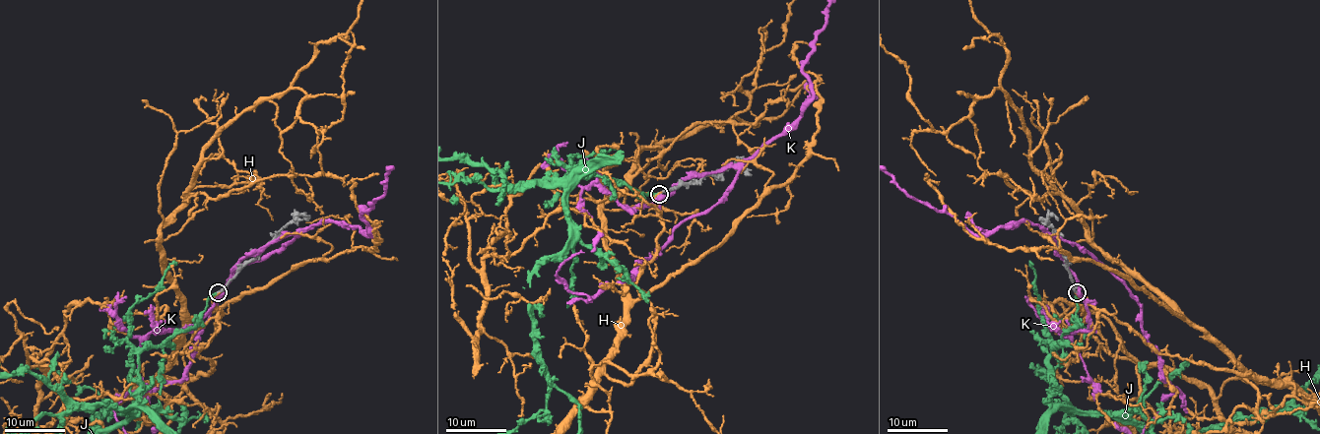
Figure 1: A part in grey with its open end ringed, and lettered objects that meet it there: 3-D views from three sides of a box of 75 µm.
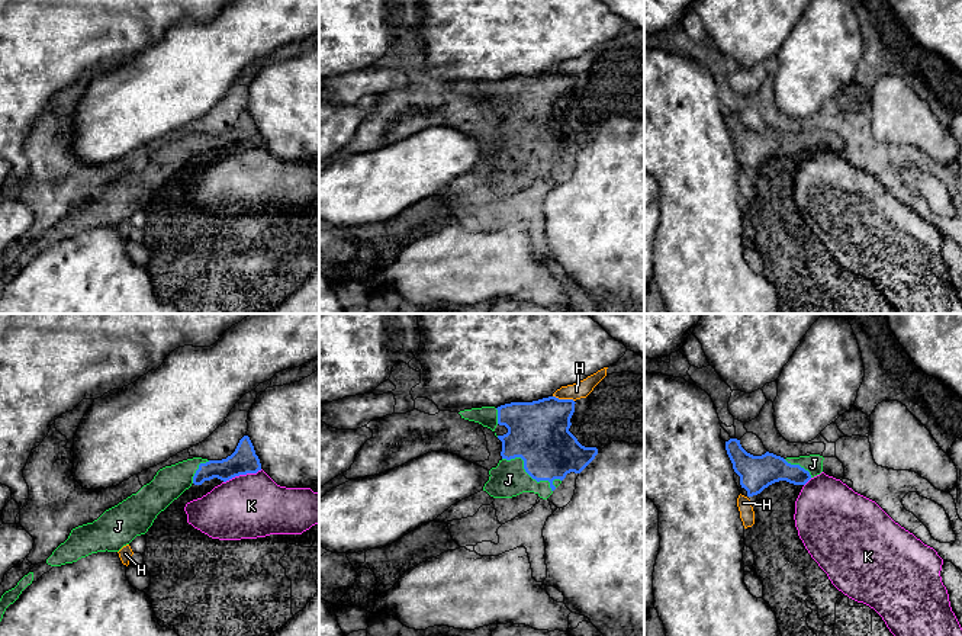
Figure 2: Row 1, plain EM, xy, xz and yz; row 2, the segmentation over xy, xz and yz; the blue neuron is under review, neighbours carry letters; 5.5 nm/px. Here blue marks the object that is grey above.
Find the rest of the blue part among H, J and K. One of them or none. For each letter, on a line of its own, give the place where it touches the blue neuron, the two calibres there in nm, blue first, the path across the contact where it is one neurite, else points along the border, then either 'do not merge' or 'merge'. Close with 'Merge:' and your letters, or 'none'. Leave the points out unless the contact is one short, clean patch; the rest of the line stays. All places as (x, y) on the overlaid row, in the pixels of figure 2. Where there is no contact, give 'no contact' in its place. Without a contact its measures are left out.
H: meets blue in xz at (563, 400); 340 nm thick on the blue side, 90 nm on the other; border along xz (553, 395), (573, 401); do not merge
J: meets blue in xz at (528, 474); 340 nm thick on the blue side, 200 nm on the other; merge
K: meets blue in xy at (243, 474); 150 nm thick on the blue side, 360 nm on the other; border along xy (261, 469), (253, 474), (235, 475), (224, 482); do not merge
Merge: J

